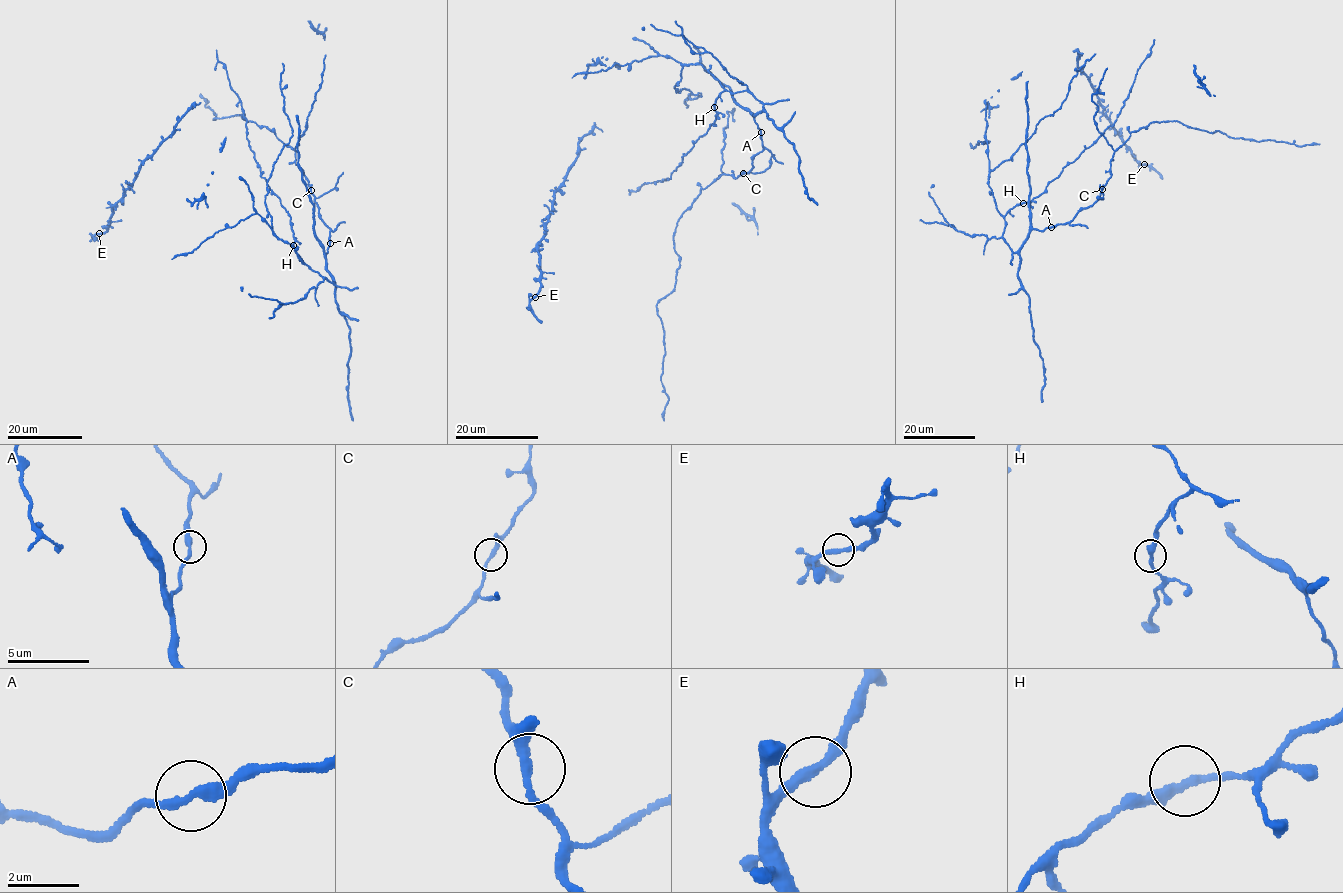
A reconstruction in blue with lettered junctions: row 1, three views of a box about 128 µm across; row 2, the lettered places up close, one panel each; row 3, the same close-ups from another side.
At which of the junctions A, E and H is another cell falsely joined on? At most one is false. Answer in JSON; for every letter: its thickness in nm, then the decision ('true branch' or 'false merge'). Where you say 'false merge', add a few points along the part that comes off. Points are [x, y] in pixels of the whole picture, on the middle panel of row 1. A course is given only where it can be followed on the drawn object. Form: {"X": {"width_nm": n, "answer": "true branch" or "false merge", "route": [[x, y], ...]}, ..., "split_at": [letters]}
{"A": {"width_nm": 300, "answer": "true branch"}, "E": {"width_nm": 280, "answer": "true branch"}, "H": {"width_nm": 280, "answer": "true branch"}, "split_at": []}

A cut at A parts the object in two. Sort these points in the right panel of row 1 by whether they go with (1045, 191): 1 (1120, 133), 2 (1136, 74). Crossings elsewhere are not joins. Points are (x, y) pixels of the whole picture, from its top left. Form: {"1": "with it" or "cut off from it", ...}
{"1": "with it", "2": "with it"}

